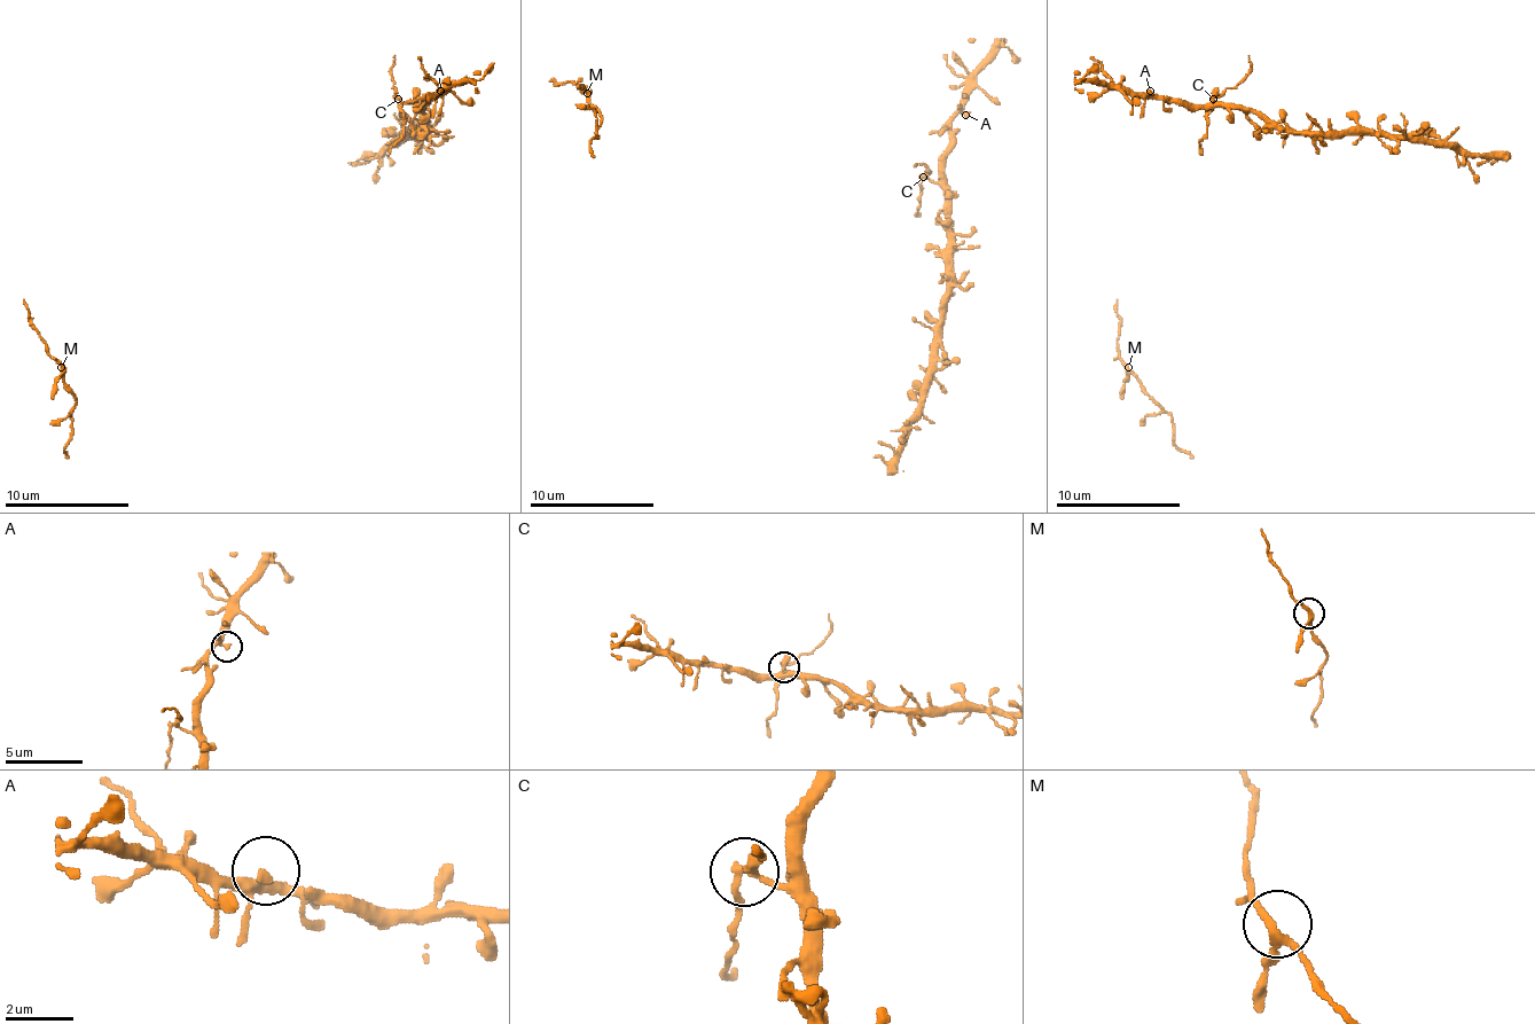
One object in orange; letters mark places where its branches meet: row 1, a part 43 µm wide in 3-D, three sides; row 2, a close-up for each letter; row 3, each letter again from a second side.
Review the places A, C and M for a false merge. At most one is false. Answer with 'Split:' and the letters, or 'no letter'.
Split: C

